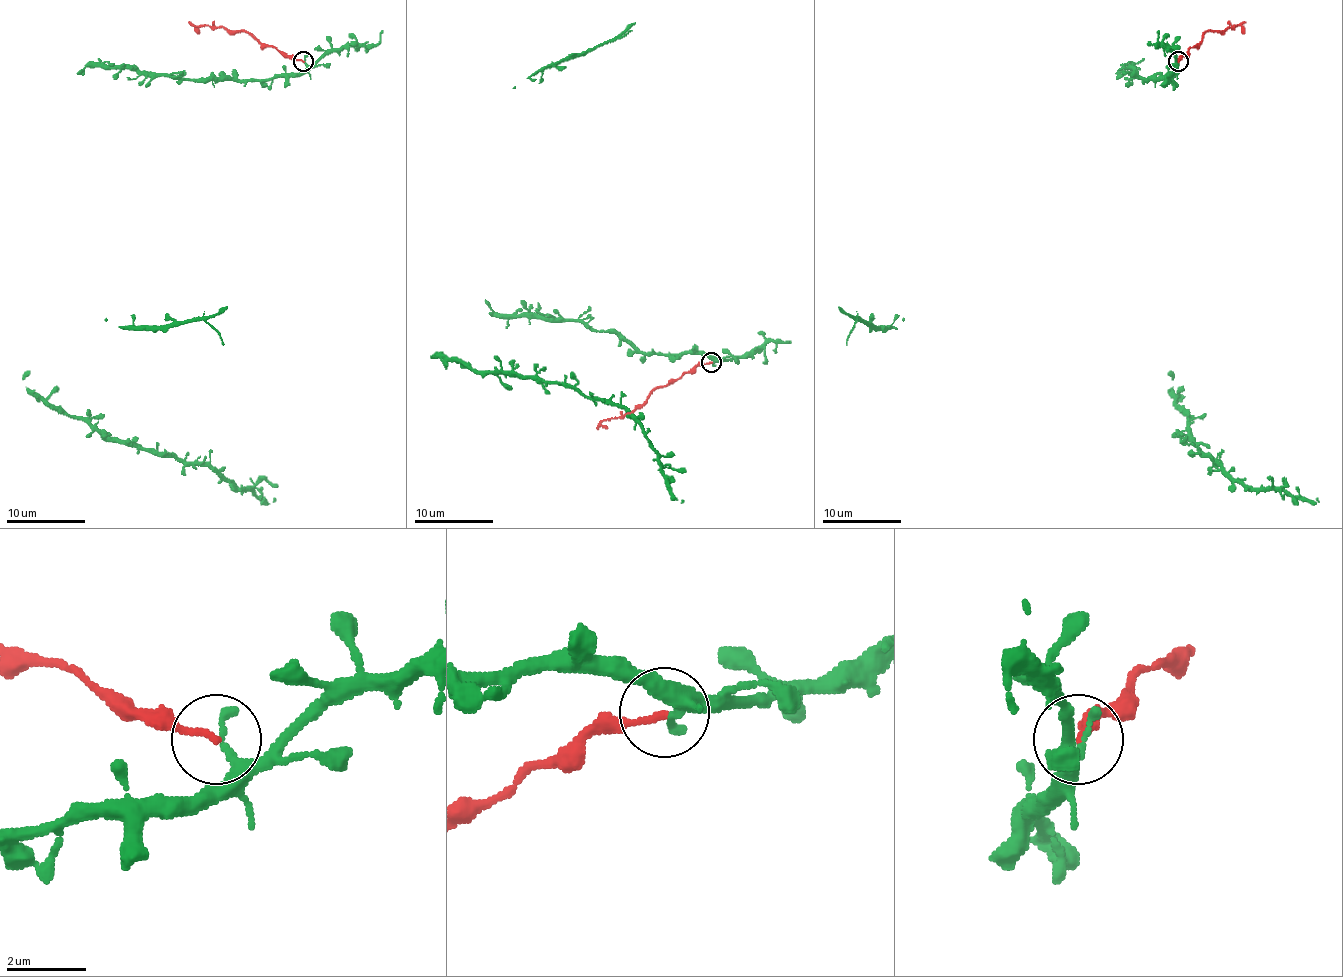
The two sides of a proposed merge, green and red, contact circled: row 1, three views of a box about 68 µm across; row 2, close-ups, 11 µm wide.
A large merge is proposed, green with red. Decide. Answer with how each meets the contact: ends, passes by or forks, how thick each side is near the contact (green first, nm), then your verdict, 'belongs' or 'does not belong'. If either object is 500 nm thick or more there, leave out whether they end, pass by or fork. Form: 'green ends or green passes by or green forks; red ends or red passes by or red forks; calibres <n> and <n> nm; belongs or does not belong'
green ends; red ends; calibres 280 and 160 nm; does not belong

